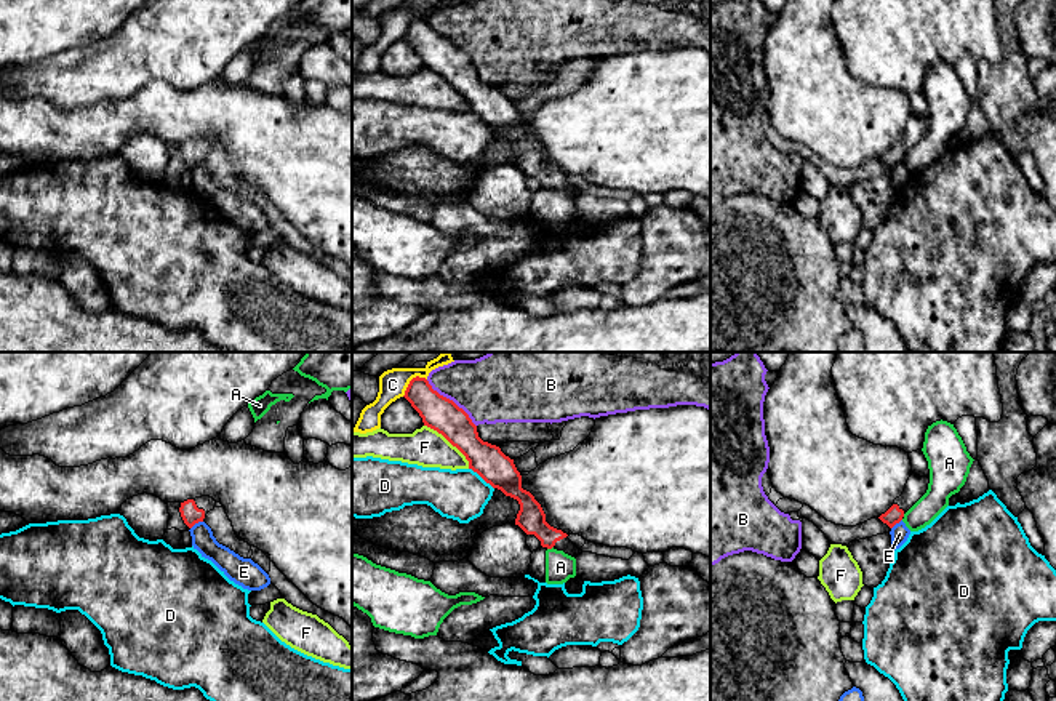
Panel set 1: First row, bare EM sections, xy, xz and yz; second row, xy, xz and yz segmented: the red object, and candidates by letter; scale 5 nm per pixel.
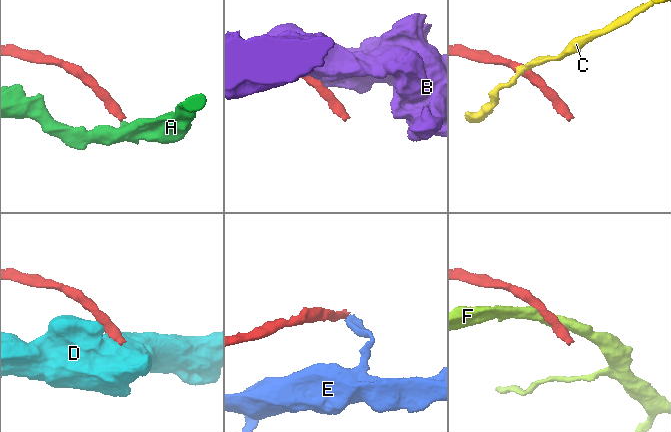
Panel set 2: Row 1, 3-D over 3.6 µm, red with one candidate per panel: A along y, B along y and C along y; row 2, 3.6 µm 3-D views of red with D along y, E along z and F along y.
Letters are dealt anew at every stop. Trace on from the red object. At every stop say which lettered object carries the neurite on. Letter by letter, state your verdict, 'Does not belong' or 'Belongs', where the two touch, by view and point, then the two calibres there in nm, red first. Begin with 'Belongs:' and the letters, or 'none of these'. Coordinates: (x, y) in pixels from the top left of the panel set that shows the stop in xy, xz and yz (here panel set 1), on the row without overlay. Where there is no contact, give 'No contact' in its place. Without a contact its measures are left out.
Belongs: none of these
A: Does not belong. Touches red at xz (549, 189). Thickness 140 nm (red) against 150 nm
B: Does not belong. Touches red at xz (452, 42). Thickness 170 nm (red) against 320 nm
C: Does not belong. Touches red at xz (410, 23). Thickness 170 nm (red) against 140 nm
D: Does not belong. Touches red at xz (482, 119). Thickness 170 nm (red) against 260 nm
E: Does not belong. Touches red at xy (196, 164). Thickness 100 nm (red) against 110 nm
F: Does not belong. Touches red at xz (450, 84). Thickness 170 nm (red) against 190 nm

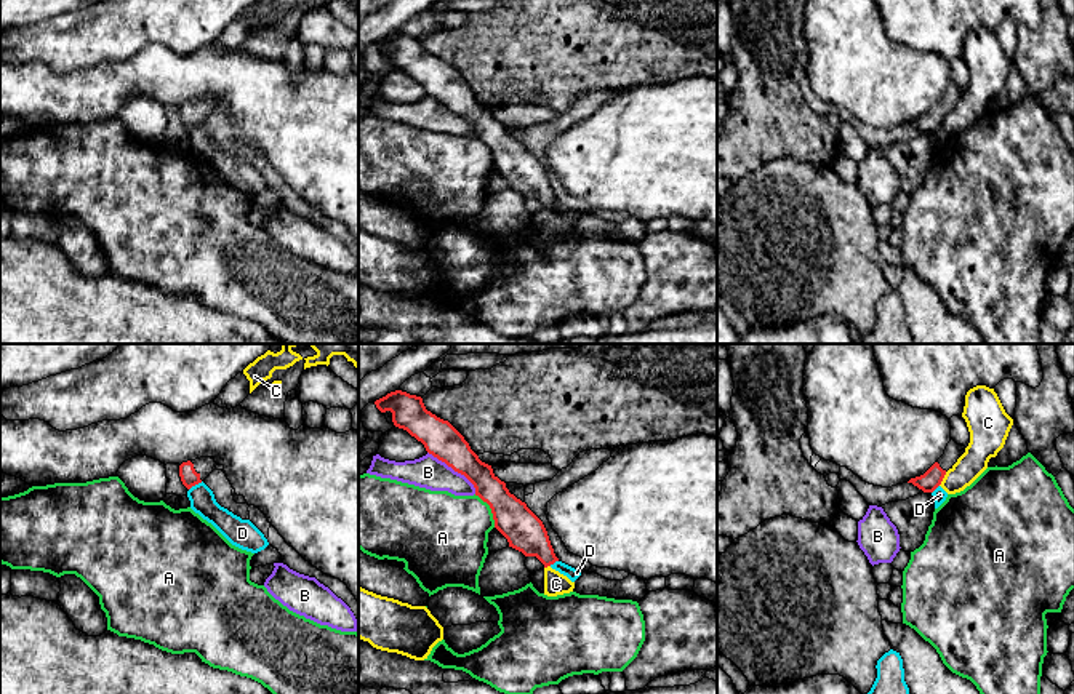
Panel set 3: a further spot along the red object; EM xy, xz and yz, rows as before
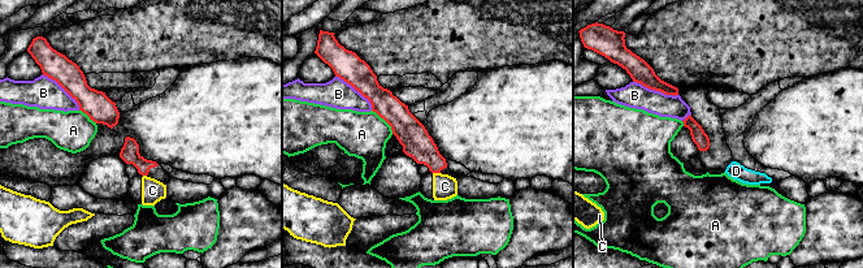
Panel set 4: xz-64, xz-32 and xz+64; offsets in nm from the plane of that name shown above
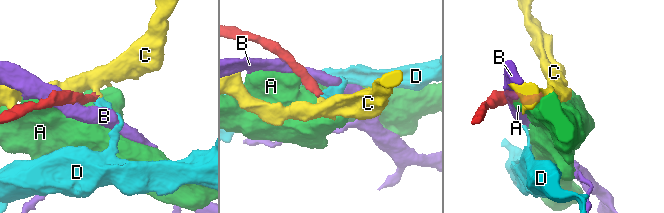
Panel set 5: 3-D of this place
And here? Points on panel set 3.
Belongs: none of these
A: Does not belong. Touches red at xz (490, 149). Thickness 190 nm (red) against 400 nm
B: Does not belong. Touches red at xz (455, 112). Thickness 180 nm (red) against 160 nm
C: Does not belong. Touches red at yz (943, 119). Thickness 100 nm (red) against 140 nm
D: Does not belong. Touches red at xy (196, 125). Thickness 90 nm (red) against 130 nm

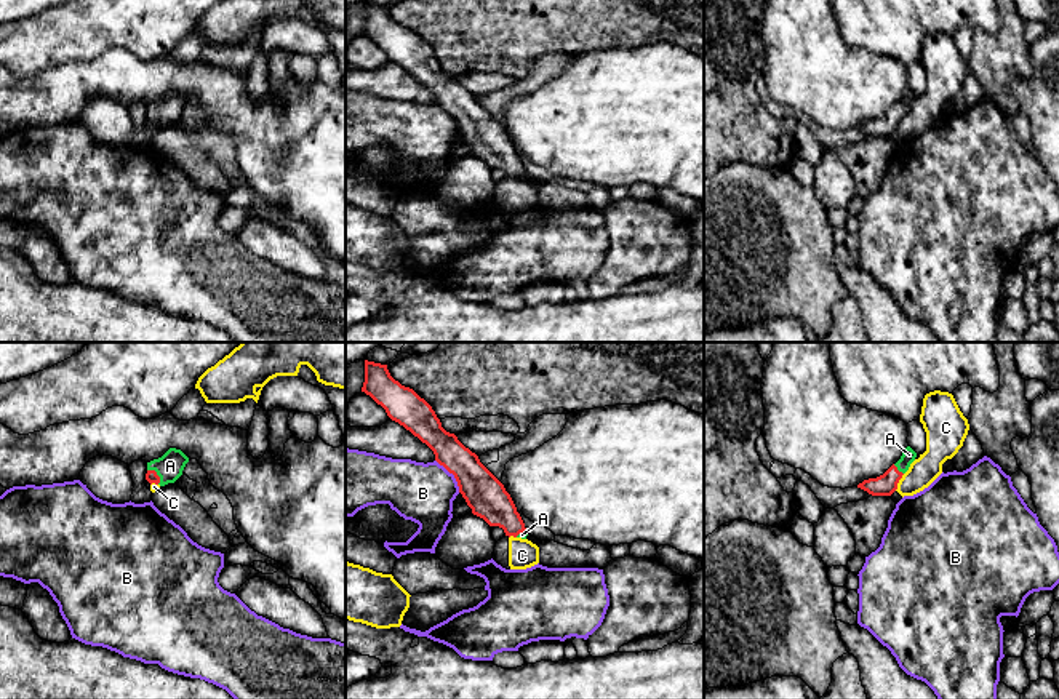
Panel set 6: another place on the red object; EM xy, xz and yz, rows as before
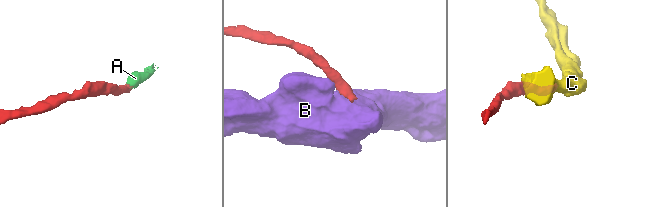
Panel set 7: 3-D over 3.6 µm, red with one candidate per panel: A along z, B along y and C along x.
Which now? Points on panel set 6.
Belongs: A
A: Belongs. Touches red at xy (155, 115). Thickness 60 nm (red) against 140 nm
B: Does not belong. Touches red at xz (453, 115). Thickness 200 nm (red) against 300 nm
C: Does not belong. Touches red at yz (898, 123). Thickness 110 nm (red) against 140 nm

